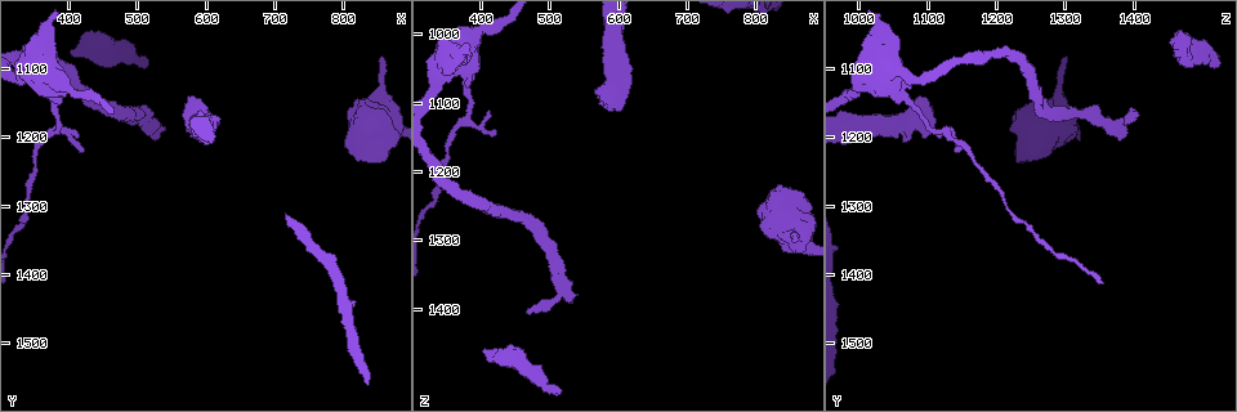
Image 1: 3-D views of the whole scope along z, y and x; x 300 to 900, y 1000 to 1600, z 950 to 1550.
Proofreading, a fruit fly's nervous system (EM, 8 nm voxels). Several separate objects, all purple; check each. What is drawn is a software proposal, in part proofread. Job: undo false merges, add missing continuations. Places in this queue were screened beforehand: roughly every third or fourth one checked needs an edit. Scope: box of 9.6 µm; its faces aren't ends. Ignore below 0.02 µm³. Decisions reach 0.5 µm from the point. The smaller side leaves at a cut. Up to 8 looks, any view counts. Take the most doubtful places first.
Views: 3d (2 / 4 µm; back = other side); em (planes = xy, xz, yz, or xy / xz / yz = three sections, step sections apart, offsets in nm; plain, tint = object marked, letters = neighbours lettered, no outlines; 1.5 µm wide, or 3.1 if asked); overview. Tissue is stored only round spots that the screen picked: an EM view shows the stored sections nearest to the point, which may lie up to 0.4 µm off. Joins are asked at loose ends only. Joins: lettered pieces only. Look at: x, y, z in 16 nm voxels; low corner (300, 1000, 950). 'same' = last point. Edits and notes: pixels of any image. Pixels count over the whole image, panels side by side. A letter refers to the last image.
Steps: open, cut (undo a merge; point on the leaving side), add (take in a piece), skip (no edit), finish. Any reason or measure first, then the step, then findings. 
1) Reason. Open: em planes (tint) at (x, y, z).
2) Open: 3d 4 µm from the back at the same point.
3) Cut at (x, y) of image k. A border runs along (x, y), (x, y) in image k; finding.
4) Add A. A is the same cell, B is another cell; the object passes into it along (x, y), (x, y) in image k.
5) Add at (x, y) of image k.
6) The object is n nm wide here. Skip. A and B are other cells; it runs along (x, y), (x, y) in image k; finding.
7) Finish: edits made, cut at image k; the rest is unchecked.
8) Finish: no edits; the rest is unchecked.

An open end. Open: em xz step 8 (letters) at (530, 1200, 1380).

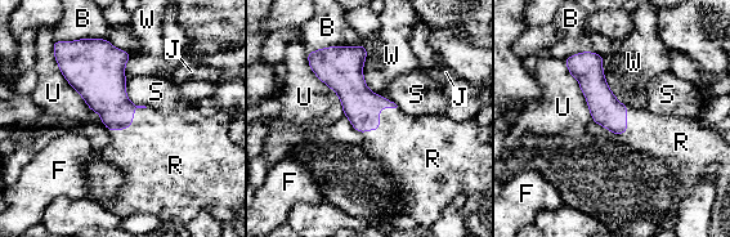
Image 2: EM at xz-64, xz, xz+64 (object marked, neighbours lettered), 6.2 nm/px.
The object is 190 nm wide here. Add at (407, 146) of image 2. R is the same cell, B, F, J, S, U and W are other cells; the object passes into it along (361, 106), (379, 119), (407, 146) in image 2; it goes on there.

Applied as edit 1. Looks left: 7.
Branch stops here. Open: 3d 4 µm at (855, 1080, 1305).

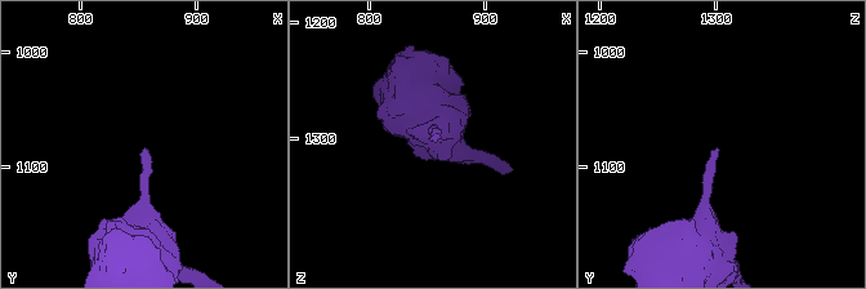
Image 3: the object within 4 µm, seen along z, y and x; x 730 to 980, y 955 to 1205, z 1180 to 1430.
Open: em planes (tint) at (856, 1082, 1300).

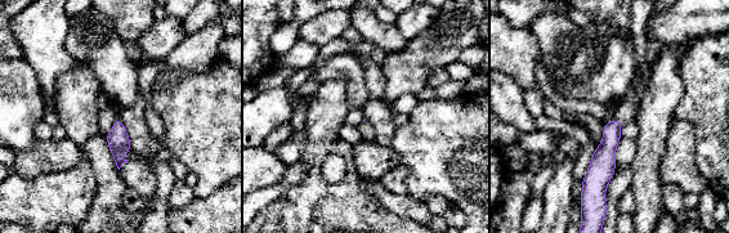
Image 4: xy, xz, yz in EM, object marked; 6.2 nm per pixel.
Open: em planes (letters) at the same point.

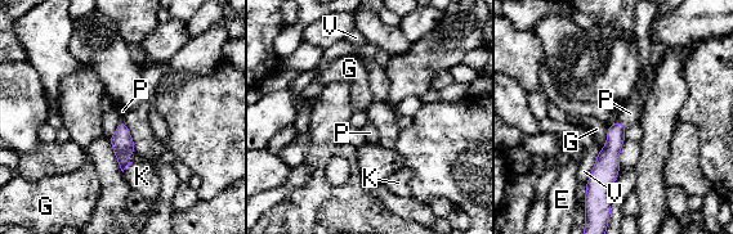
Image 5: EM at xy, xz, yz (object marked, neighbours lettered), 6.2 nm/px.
The longest contact is with V, 240 nm. Add at (630, 113) of image 5. P is the same cell, E, G, K and V are other cells; it goes on there.

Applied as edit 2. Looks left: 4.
Thick turns thin. Open: em yz step 4 (tint) at (380, 1140, 1065).

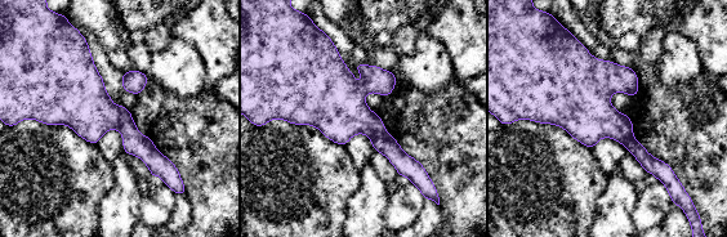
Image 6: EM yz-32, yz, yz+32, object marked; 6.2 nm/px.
See the neighbours. Open: em yz step 4 (letters) at the same point.

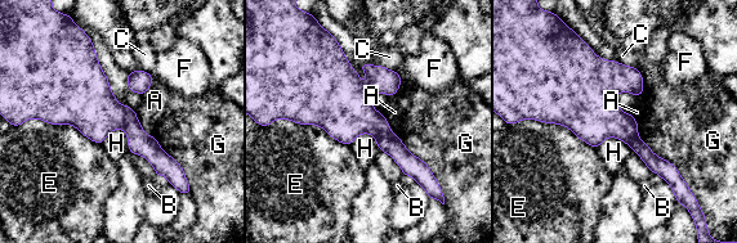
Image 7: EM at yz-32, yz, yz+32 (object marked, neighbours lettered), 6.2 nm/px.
The longest contact is with E, 480 nm. Cut at (139, 143) of image 7. A, B, C, E, F, G and H are other cells; a border runs along (121, 106), (125, 113), (124, 130) in image 7; a second neuron is stuck on.

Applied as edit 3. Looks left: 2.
Finish: edits made, add at image 2, add at image 5, cut at image 7; the rest is unchecked.

